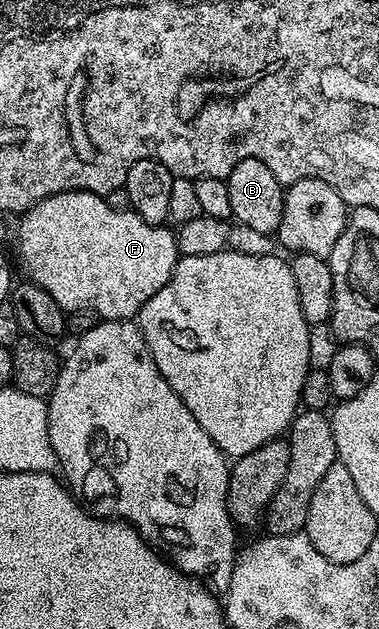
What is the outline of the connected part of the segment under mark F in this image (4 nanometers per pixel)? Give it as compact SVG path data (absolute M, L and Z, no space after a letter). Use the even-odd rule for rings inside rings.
M59 192L50 198L37 202L34 207L23 213L19 220L20 225L16 228L16 256L20 259L21 266L28 271L27 279L31 283L45 288L50 294L50 298L54 298L54 302L58 302L58 306L68 314L72 314L72 312L97 312L97 317L100 320L132 320L139 317L146 301L154 298L154 294L158 294L158 290L162 290L162 286L166 286L178 259L176 233L171 227L147 224L137 212L131 210L116 212L108 205L105 197L93 192Z

